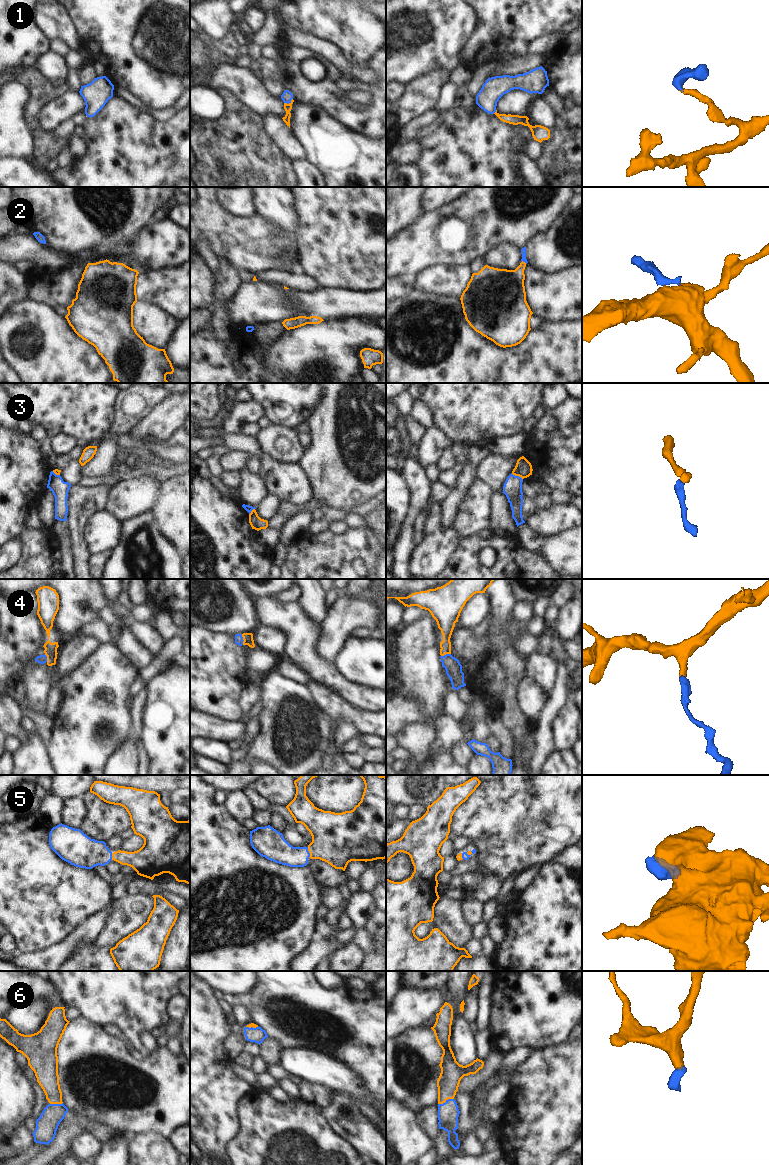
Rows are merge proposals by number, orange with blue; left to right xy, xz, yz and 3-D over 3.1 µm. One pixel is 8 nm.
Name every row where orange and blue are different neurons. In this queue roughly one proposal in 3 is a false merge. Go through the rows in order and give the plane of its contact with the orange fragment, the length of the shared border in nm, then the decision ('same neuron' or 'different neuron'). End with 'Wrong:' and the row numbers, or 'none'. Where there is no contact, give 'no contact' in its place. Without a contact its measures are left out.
1: contact in xz; length 80 nm; same neuron
2: contact in yz; length 50 nm; same neuron
3: contact in yz; length 110 nm; different neuron
4: contact in xz; length 90 nm; same neuron
5: contact in xz; length 90 nm; same neuron
6: contact in yz; length 140 nm; same neuron
Wrong: 3

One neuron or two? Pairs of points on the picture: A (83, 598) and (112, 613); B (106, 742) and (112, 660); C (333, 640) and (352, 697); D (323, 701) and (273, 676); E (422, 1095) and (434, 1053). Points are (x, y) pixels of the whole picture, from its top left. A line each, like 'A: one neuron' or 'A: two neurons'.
A: two neurons
B: one neuron
C: two neurons
D: two neurons
E: one neuron

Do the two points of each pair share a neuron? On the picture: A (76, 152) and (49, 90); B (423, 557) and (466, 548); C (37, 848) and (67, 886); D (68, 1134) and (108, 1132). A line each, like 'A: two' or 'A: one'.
A: two
B: two
C: one
D: one

